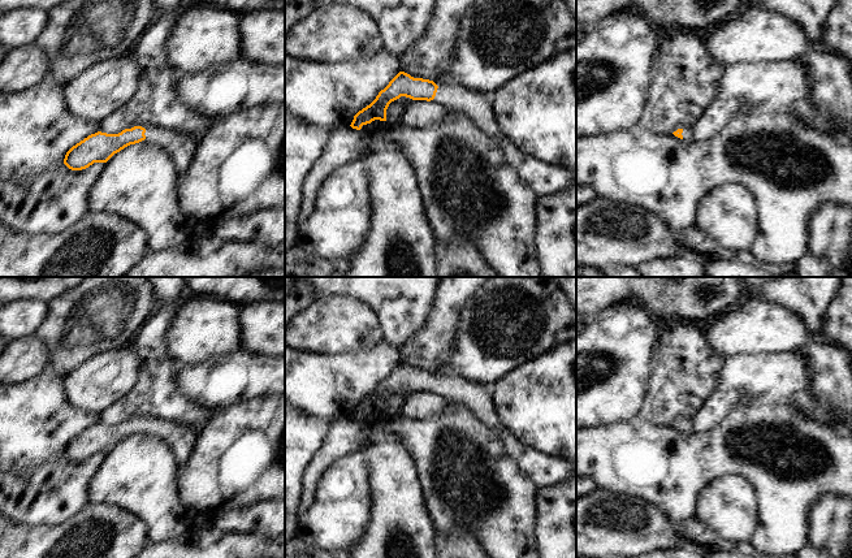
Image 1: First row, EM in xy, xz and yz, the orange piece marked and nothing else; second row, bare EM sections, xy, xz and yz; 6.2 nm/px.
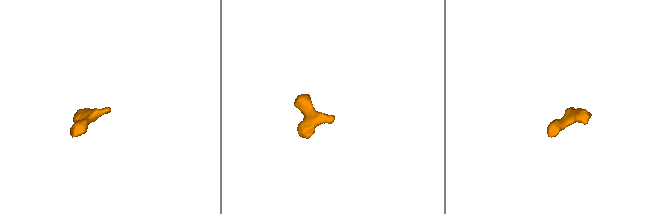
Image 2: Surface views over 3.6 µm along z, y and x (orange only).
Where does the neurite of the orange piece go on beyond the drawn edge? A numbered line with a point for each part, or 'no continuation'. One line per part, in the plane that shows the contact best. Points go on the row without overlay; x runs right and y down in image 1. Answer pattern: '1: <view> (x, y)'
1: xz (472, 396)

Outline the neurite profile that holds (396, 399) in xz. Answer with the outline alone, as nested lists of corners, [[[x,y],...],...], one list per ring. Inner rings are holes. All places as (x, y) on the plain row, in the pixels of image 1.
[[[401,388],[399,390],[392,393],[386,401],[386,412],[393,418],[399,416],[401,406],[412,394],[414,392],[406,388]]]

